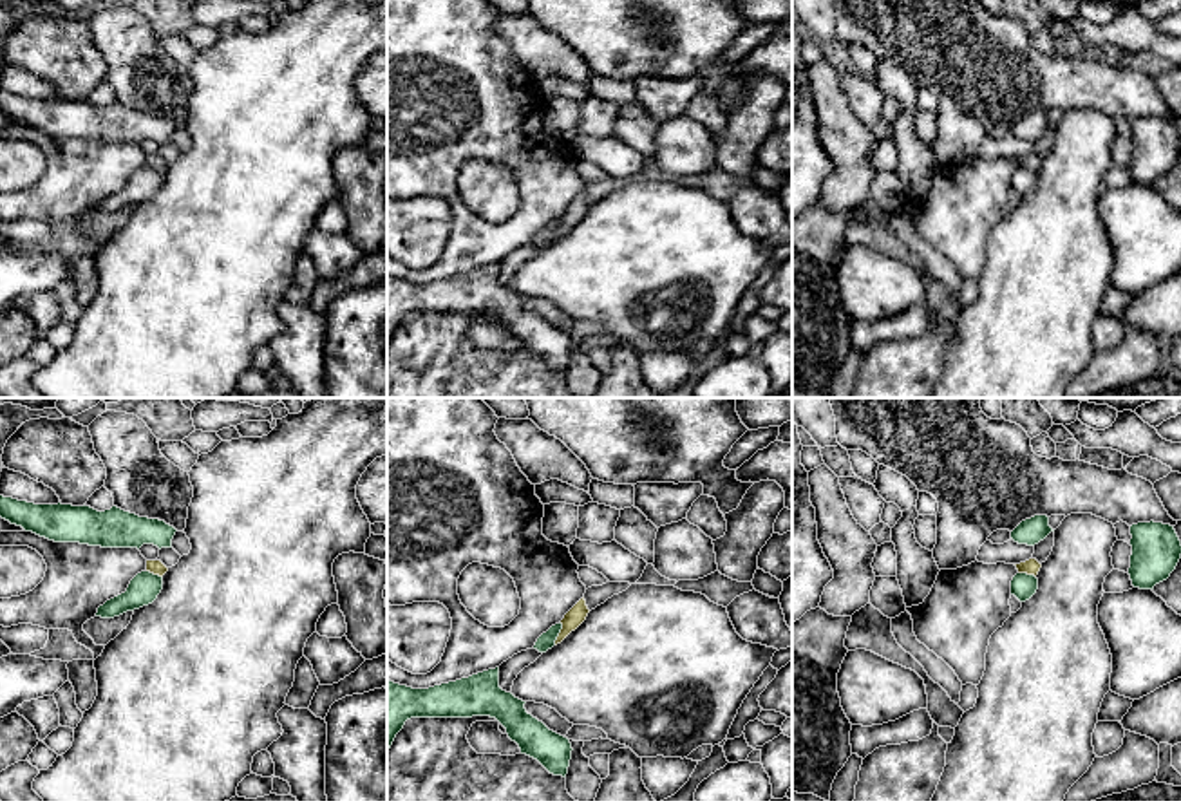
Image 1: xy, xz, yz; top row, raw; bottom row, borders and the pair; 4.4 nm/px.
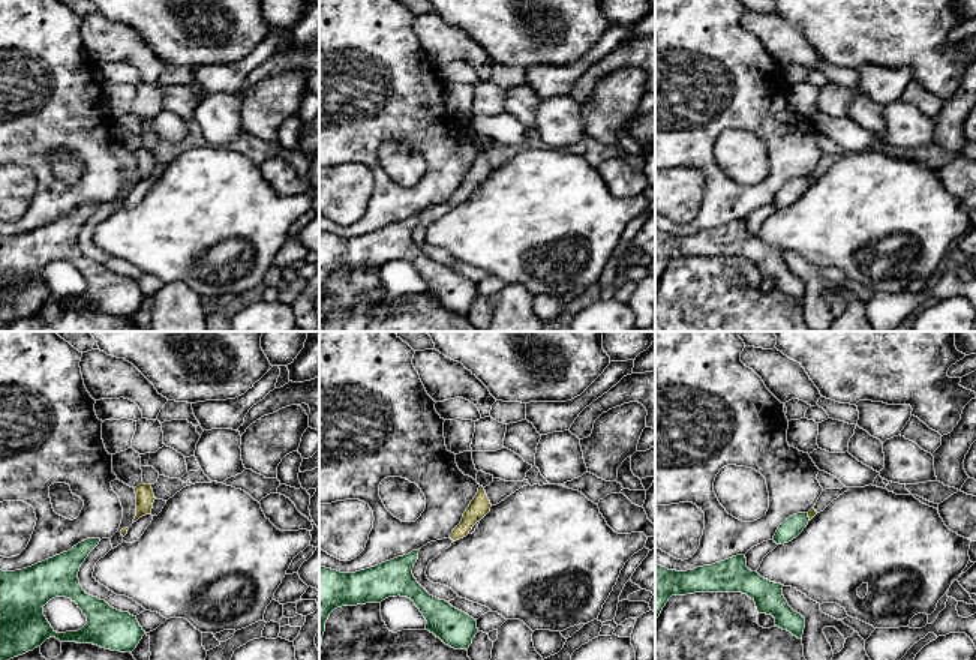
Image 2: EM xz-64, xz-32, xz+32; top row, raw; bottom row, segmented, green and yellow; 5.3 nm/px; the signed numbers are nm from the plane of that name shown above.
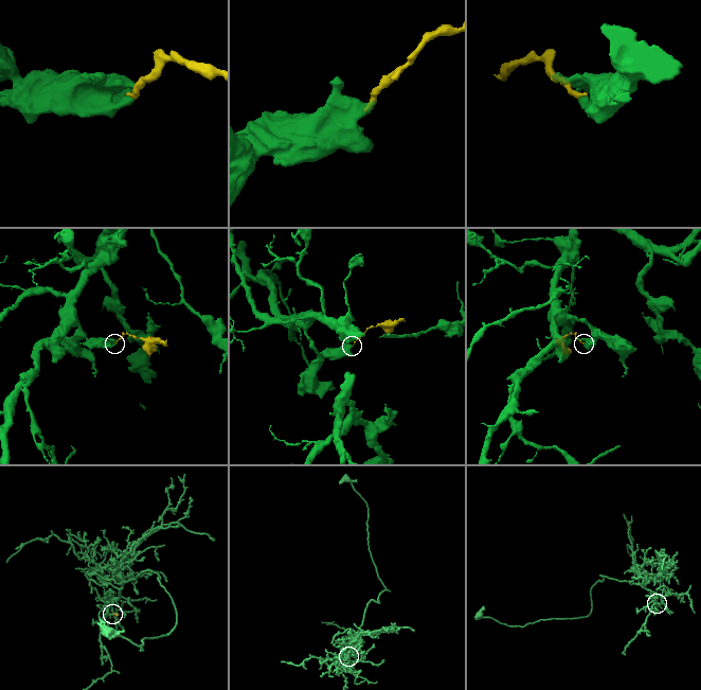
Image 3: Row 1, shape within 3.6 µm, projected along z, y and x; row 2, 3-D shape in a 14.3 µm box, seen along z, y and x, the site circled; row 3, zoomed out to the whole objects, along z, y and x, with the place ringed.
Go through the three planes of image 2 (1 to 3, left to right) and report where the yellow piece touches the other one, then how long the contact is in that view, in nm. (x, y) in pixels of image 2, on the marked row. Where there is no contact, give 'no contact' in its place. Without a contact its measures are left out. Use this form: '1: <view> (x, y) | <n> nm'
1: no contact
2: no contact
3: xz+32 (807, 516) | 40 nm

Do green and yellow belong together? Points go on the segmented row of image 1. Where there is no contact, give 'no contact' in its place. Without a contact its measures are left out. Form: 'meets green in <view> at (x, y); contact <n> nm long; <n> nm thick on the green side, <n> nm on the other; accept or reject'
meets green in xz at (559, 631); contact 110 nm long; 80 nm thick on the green side, 80 nm on the other; reject

